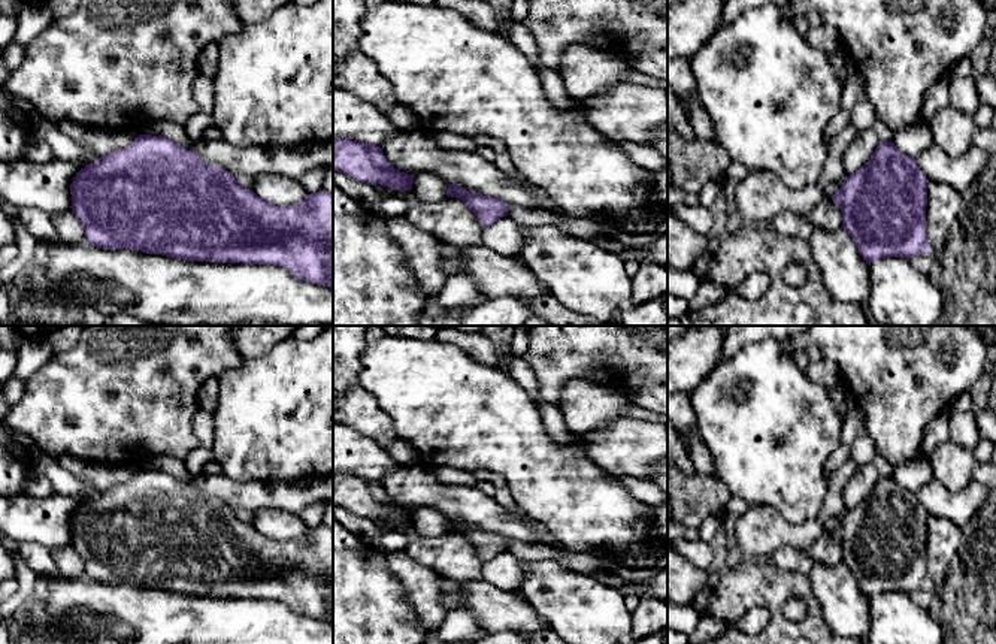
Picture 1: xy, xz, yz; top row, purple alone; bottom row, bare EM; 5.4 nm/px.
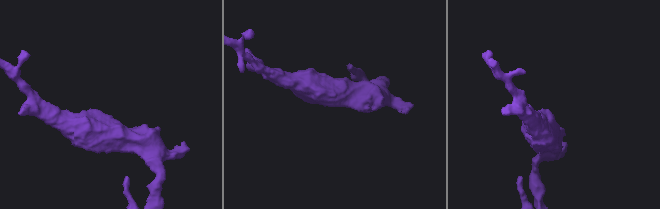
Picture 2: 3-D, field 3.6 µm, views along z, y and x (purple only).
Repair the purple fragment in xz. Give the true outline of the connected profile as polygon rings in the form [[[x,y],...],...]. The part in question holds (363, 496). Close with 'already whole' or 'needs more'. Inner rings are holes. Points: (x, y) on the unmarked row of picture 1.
[[[333,472],[333,507],[342,507],[369,520],[381,518],[391,524],[412,524],[414,511],[394,504],[373,477]]] | already whole

